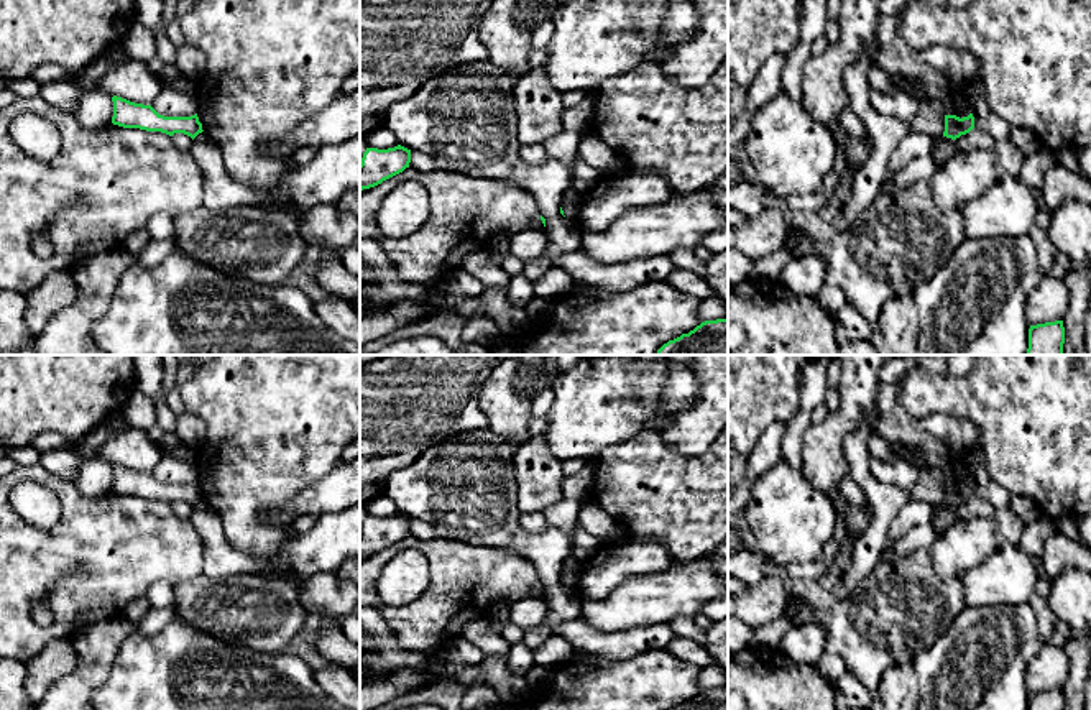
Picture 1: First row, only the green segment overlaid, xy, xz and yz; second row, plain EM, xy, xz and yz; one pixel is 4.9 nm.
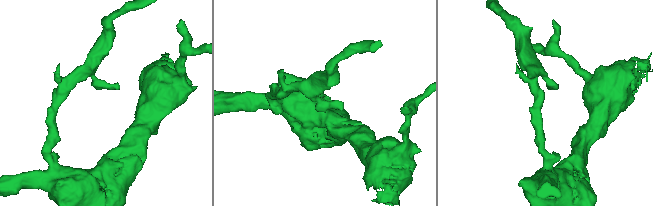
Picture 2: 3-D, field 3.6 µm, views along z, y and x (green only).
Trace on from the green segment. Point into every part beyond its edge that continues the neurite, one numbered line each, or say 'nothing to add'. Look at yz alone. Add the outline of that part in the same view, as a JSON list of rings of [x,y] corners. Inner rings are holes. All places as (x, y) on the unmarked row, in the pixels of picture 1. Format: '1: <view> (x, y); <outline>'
nothing to add

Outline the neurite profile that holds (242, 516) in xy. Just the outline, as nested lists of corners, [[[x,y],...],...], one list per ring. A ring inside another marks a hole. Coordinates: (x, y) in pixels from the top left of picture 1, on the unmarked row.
[[[214,355],[177,388],[184,409],[207,426],[197,460],[204,503],[217,513],[235,549],[273,564],[296,529],[273,526],[263,514],[322,480],[342,460],[345,447],[360,439],[360,355]]]

